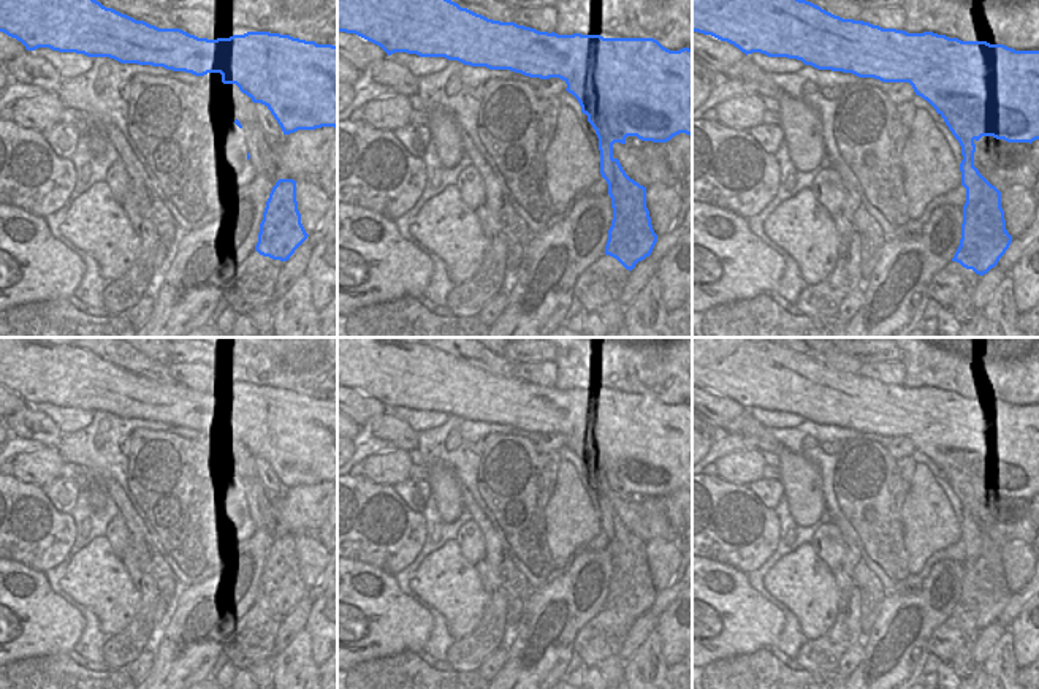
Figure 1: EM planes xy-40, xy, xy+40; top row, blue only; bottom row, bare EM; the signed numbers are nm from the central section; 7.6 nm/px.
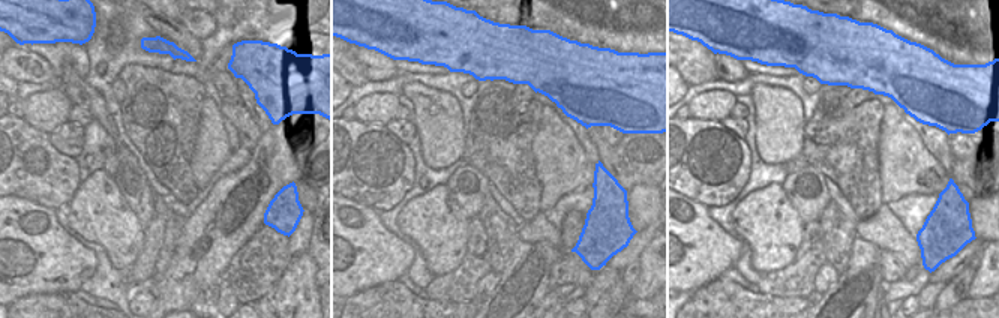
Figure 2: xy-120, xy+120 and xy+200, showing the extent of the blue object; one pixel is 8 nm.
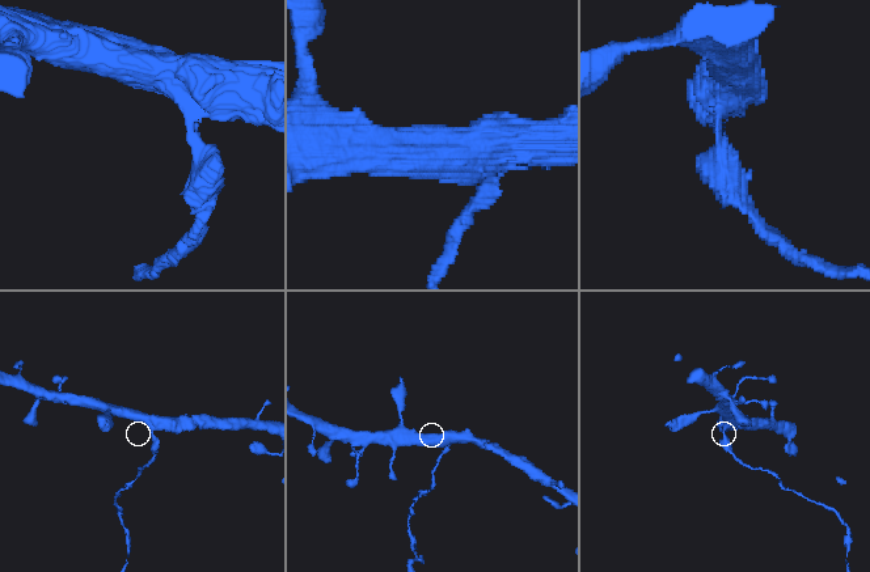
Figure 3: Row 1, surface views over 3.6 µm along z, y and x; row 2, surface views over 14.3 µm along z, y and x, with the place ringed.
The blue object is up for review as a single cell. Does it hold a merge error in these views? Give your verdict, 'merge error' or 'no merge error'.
merge error

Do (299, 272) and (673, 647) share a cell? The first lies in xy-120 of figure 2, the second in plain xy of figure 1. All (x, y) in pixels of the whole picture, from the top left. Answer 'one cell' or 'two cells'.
two cells

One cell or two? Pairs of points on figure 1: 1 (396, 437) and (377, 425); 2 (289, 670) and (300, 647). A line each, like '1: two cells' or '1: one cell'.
1: one cell
2: one cell

